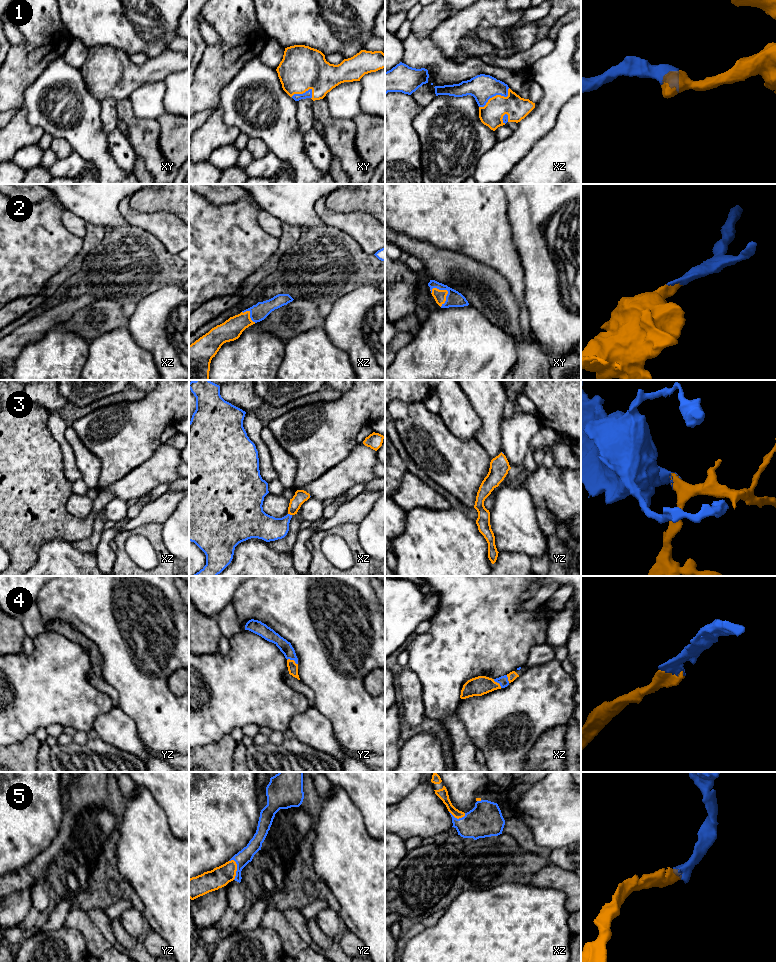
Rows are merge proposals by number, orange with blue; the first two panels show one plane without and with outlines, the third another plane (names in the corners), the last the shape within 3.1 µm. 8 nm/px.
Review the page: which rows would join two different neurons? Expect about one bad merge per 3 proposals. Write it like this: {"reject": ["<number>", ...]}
{"reject": []}

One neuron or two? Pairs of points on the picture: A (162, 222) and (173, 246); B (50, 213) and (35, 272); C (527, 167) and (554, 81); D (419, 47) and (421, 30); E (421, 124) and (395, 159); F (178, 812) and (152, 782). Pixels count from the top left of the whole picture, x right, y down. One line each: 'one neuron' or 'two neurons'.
A: one neuron
B: one neuron
C: two neurons
D: two neurons
E: two neurons
F: one neuron

